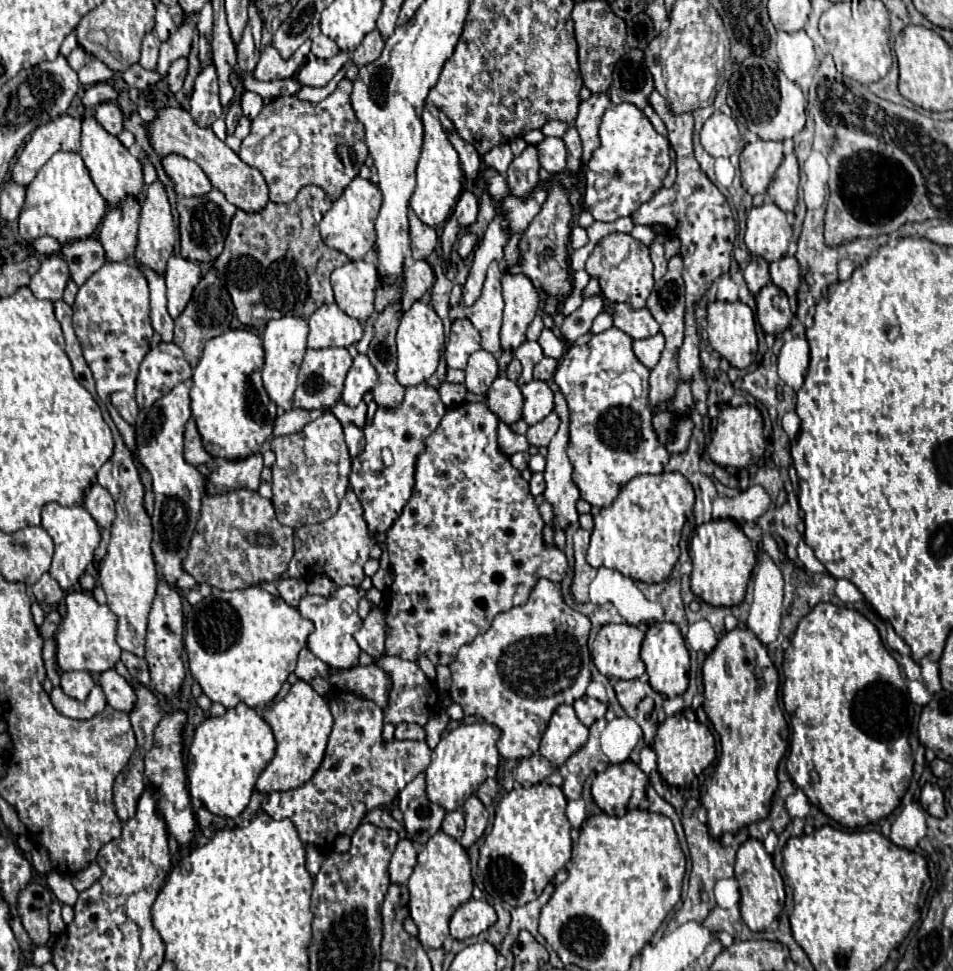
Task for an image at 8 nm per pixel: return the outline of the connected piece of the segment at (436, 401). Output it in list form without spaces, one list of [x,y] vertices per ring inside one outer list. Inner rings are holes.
[[[418,384],[406,388],[404,402],[398,408],[378,408],[372,424],[364,426],[366,446],[364,452],[352,460],[350,486],[360,498],[364,520],[372,538],[376,538],[376,534],[386,534],[392,528],[392,522],[396,522],[396,518],[400,516],[400,510],[404,510],[414,486],[416,456],[424,450],[424,438],[436,430],[444,412],[446,406],[442,404],[438,390],[426,384]],[[382,448],[388,448],[394,456],[394,464],[390,468],[384,468],[382,464]]]

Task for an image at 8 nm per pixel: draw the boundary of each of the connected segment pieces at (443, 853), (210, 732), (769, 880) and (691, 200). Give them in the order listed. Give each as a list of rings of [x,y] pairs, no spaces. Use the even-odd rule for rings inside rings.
[[[438,830],[426,846],[418,852],[418,864],[408,880],[410,890],[410,916],[418,928],[420,944],[430,948],[442,948],[444,940],[450,938],[448,922],[454,910],[468,902],[472,896],[472,876],[470,876],[470,860],[466,850],[448,834]]]
[[[244,702],[226,710],[224,716],[206,718],[194,732],[186,776],[190,794],[216,816],[236,818],[252,796],[256,778],[268,766],[276,750],[276,742],[272,736],[272,728],[264,722],[264,718]]]
[[[756,838],[746,840],[736,854],[736,880],[740,886],[740,914],[746,926],[754,932],[766,930],[772,920],[776,920],[782,912],[782,878],[780,872],[772,864],[772,856],[764,850],[764,844]]]
[[[658,90],[650,94],[650,106],[664,120],[668,128],[668,140],[676,152],[676,182],[670,188],[662,186],[648,202],[644,202],[644,206],[632,212],[630,218],[634,224],[662,226],[668,234],[676,236],[682,244],[680,256],[684,260],[684,282],[686,282],[686,332],[684,332],[684,344],[678,352],[678,370],[680,370],[680,380],[690,380],[700,370],[700,358],[698,358],[700,338],[694,322],[694,304],[706,294],[706,290],[712,286],[712,282],[718,276],[728,272],[732,246],[736,240],[736,224],[724,194],[716,188],[714,182],[710,182],[710,178],[700,170],[700,164],[694,158],[694,148],[692,148],[694,116],[690,112],[688,114],[672,112],[670,104],[666,102],[664,96],[660,96]]]

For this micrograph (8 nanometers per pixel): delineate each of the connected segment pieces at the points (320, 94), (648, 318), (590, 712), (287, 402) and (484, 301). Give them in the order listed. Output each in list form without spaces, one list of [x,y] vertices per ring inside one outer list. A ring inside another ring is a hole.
[[[346,62],[346,64],[344,64],[344,68],[342,68],[342,70],[340,70],[340,72],[338,72],[338,74],[326,86],[322,88],[304,86],[304,88],[300,88],[300,90],[298,90],[294,96],[298,96],[300,100],[310,101],[313,103],[324,100],[334,91],[334,88],[336,88],[338,82],[340,82],[340,80],[346,76],[348,66],[350,66],[350,62]]]
[[[616,304],[612,318],[614,326],[632,336],[634,340],[644,340],[658,332],[658,324],[646,308],[632,310],[628,304]]]
[[[584,696],[584,698],[580,698],[580,700],[574,702],[574,710],[576,710],[578,718],[582,720],[582,724],[592,726],[596,720],[604,718],[604,714],[606,714],[606,704],[602,704],[602,702],[596,700],[596,698]]]
[[[284,316],[278,320],[270,320],[264,334],[262,334],[262,348],[264,348],[264,366],[262,366],[262,380],[268,396],[282,408],[292,410],[292,394],[296,390],[296,376],[300,362],[306,352],[306,336],[308,336],[308,322],[296,316]]]
[[[492,262],[486,274],[486,282],[478,302],[464,310],[464,316],[480,330],[482,348],[494,356],[500,356],[500,324],[502,324],[504,300],[500,294],[500,266]]]

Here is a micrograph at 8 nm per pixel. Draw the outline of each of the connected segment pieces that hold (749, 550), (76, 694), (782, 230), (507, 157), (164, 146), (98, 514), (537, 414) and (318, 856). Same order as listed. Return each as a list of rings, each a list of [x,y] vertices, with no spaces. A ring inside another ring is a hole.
[[[710,520],[696,526],[690,536],[688,552],[694,564],[690,588],[698,598],[714,606],[732,606],[744,600],[746,586],[756,564],[756,546],[734,520]]]
[[[72,670],[60,674],[60,686],[68,696],[76,700],[84,700],[94,688],[94,680],[86,670]]]
[[[764,202],[748,210],[744,242],[754,256],[762,256],[766,262],[780,260],[788,242],[792,240],[792,226],[786,220],[786,212],[774,202]]]
[[[500,144],[500,146],[492,148],[490,152],[486,152],[486,154],[482,156],[484,164],[486,164],[488,168],[494,168],[494,170],[500,172],[500,174],[506,172],[508,164],[512,162],[512,158],[514,158],[514,154],[512,154],[512,150],[510,150],[508,144]]]
[[[158,108],[156,118],[152,122],[146,122],[146,132],[152,148],[160,156],[168,154],[180,154],[188,160],[194,160],[214,188],[218,188],[228,202],[232,202],[236,208],[244,212],[258,212],[268,204],[268,186],[262,178],[262,174],[242,162],[238,154],[234,154],[222,140],[216,138],[216,134],[210,128],[200,128],[194,124],[192,116],[184,108]]]
[[[92,484],[86,498],[84,498],[84,508],[92,514],[92,518],[98,522],[102,528],[110,528],[114,520],[114,498],[104,490],[100,484]]]
[[[532,380],[522,386],[522,396],[524,396],[524,410],[522,410],[522,420],[528,426],[534,426],[542,422],[552,410],[554,410],[554,394],[548,388],[546,382]]]
[[[306,846],[306,868],[308,868],[308,872],[316,876],[322,862],[324,862],[324,854],[320,850],[316,850],[316,846]]]

